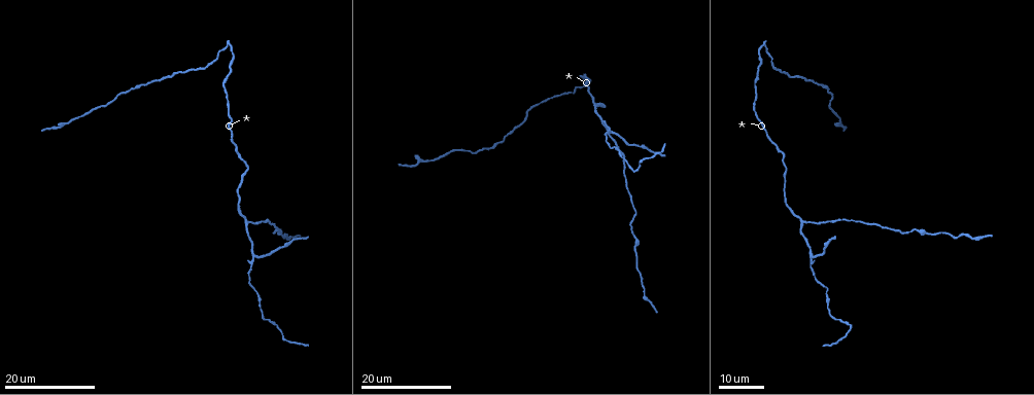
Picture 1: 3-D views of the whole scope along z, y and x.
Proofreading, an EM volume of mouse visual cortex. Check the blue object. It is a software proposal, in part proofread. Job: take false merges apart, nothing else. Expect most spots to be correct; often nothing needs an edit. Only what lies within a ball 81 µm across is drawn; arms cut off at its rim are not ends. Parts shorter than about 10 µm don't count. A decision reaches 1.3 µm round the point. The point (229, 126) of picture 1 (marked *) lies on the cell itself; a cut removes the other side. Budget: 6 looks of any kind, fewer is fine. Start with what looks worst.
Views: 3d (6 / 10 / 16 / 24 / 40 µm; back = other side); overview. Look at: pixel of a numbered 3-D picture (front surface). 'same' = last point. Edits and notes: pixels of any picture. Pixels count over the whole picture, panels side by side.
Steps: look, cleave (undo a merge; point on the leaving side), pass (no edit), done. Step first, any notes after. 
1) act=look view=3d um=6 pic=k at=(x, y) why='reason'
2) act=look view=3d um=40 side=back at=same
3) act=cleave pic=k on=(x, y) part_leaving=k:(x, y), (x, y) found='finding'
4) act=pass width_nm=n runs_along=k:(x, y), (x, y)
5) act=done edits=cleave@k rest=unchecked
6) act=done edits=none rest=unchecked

act=look view=3d um=24 pic=1 at=(252, 258) why='branch point'

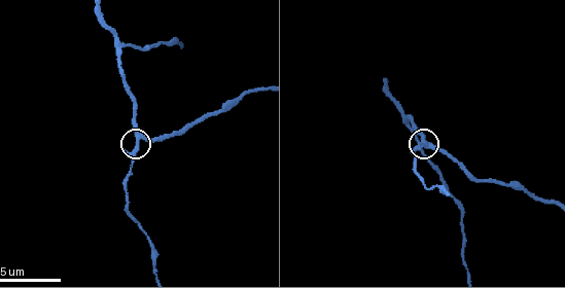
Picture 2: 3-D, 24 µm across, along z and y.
act=look view=3d um=10 pic=2 at=(138, 137)

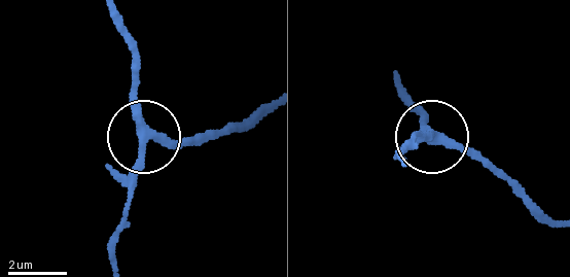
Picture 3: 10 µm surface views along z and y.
act=pass arms=3 runs_along=3:(112, 10), (135, 62), (139, 129), (206, 143) found='continuous, no second cell'

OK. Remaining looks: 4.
act=look view=3d um=6 pic=2 at=(117, 46) why='three-way junction'

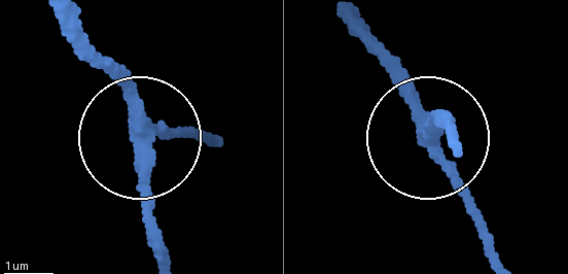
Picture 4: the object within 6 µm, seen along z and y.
act=look view=3d um=6 side=back pic=4 at=(141, 138)

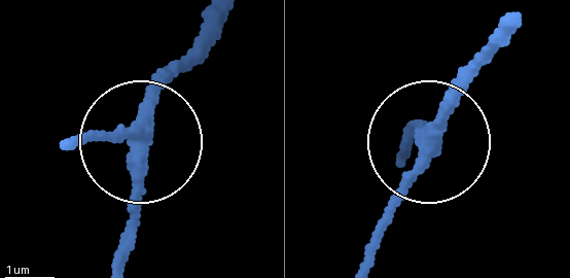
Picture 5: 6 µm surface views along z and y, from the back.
act=pass width_nm=310 runs_along=5:(218, 23), (153, 108), (125, 265) found='one cell here'

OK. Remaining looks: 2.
act=look view=3d um=16 pic=2 at=(162, 43) why='sudden change in width'

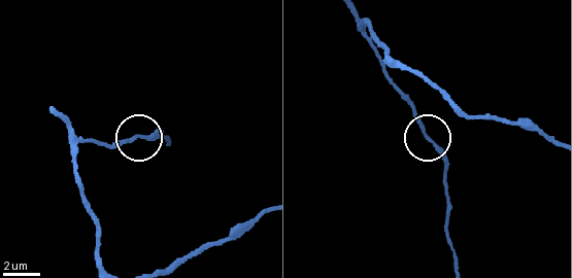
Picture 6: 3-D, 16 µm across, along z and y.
act=pass width_nm=180 runs_along=6:(350, 10), (384, 75), (409, 103), (444, 163), (446, 180) found='one cell here'

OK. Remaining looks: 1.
act=done edits=none rest=unchecked

